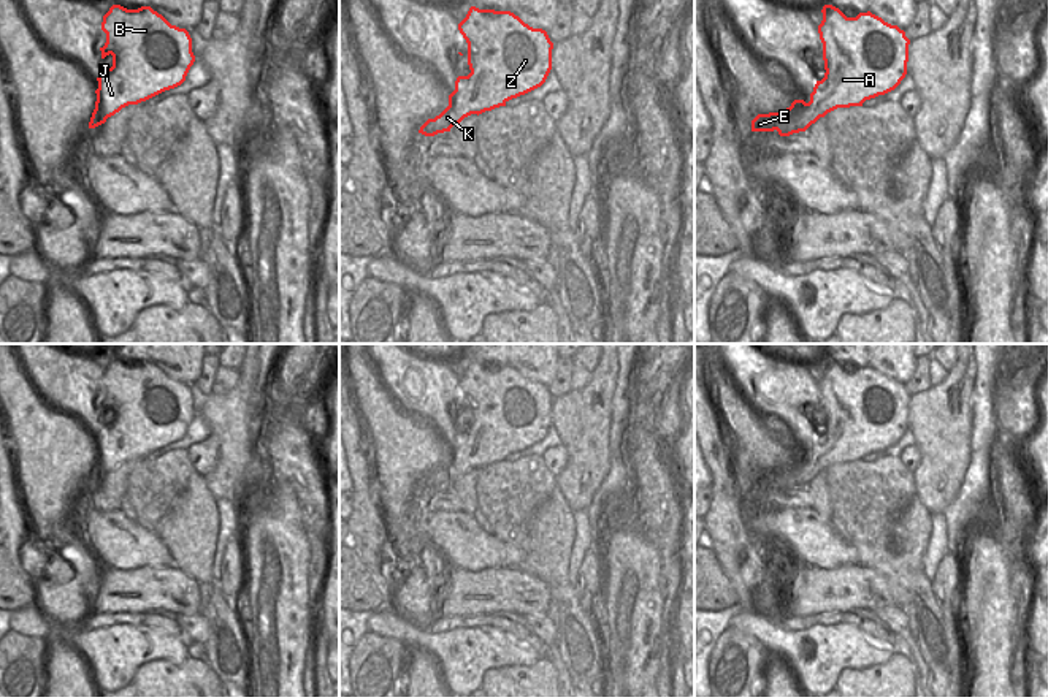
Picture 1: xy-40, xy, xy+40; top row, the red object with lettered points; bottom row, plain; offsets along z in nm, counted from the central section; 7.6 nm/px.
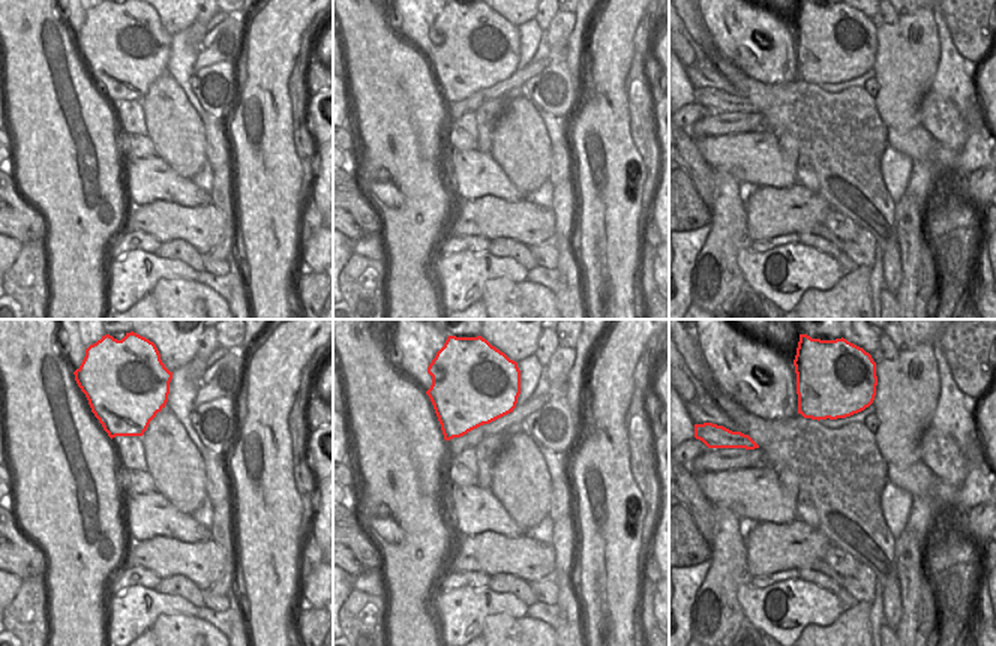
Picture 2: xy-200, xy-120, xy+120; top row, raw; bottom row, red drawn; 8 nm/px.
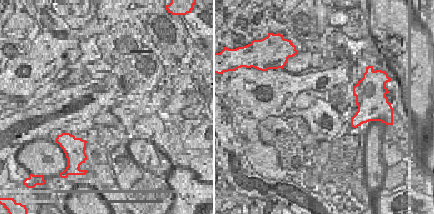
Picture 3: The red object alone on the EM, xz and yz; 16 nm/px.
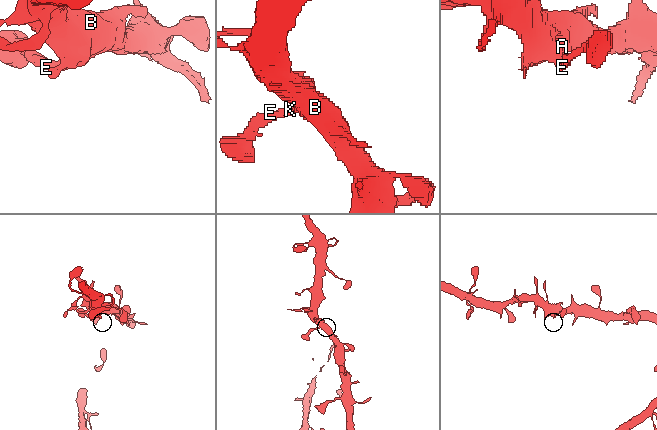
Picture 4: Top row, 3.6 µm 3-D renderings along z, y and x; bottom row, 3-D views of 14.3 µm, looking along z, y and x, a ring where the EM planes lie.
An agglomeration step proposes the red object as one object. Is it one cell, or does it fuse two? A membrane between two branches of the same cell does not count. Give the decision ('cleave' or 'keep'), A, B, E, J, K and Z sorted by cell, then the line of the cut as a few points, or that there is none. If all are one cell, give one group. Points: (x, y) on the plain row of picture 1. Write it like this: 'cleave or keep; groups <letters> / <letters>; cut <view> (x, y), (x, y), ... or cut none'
keep; groups A B E J K Z; cut none

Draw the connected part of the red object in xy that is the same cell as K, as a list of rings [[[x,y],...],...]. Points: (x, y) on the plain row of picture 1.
[[[471,361],[458,385],[468,398],[468,420],[471,428],[458,431],[455,445],[449,450],[449,461],[434,474],[428,474],[419,485],[425,491],[450,486],[471,469],[482,469],[541,442],[552,425],[553,398],[542,383],[533,383],[511,366],[479,364]]]

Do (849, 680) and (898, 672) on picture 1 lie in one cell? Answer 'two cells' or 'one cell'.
one cell

